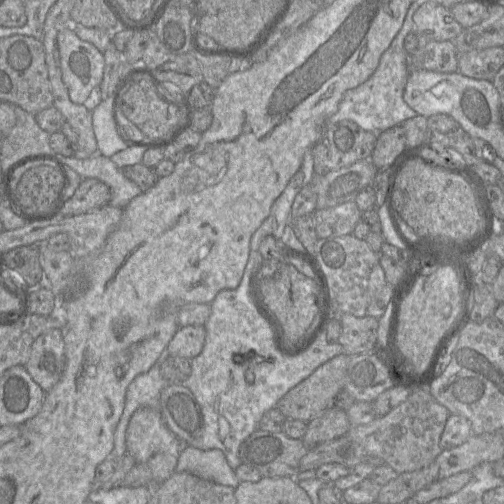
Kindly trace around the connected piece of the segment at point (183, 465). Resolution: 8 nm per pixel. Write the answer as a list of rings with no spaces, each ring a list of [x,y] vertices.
[[[183,443],[177,472],[187,472],[214,483],[236,489],[240,481],[219,449],[200,450]]]

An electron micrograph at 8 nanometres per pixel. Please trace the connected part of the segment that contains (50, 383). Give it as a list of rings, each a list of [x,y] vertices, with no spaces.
[[[52,329],[33,342],[25,369],[33,381],[47,393],[59,382],[65,365],[62,330]]]

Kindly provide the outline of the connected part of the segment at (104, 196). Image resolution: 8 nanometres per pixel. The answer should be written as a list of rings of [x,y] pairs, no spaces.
[[[95,178],[82,179],[73,196],[65,201],[59,217],[71,217],[84,214],[109,204],[109,187]]]

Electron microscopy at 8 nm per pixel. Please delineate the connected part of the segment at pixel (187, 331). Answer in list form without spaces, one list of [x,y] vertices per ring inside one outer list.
[[[204,325],[179,327],[167,346],[167,355],[191,360],[201,353],[205,337]]]

